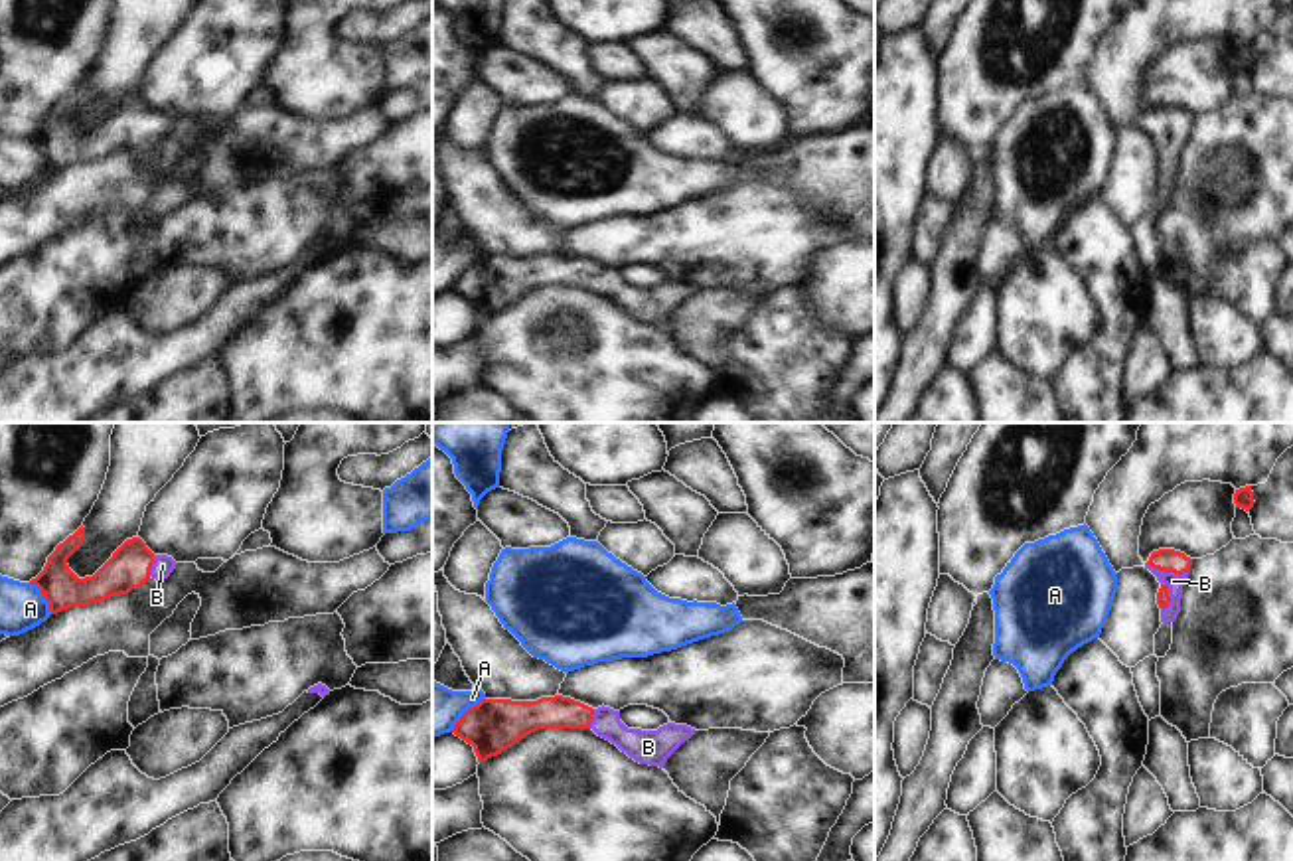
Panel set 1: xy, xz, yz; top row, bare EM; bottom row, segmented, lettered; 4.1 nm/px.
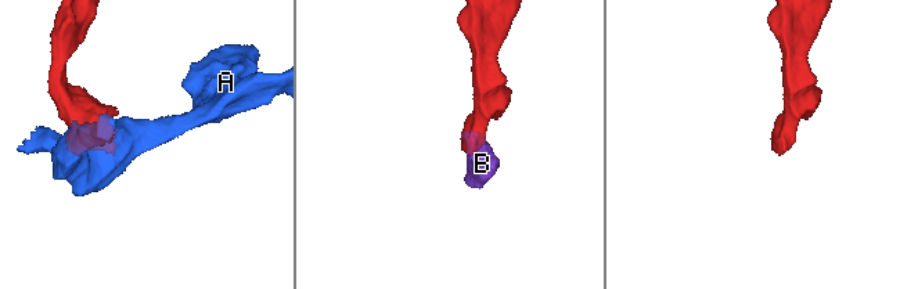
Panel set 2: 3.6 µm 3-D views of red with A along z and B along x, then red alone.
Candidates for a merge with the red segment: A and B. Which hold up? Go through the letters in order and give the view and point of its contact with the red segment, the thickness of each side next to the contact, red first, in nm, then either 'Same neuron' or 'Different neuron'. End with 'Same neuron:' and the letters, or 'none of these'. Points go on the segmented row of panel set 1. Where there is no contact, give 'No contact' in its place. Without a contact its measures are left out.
A: Touches red at xz (464, 713). Thickness 220 nm (red) against 220 nm. Different neuron
B: Touches red at yz (1167, 571). Thickness 100 nm (red) against 70 nm. Same neuron
Same neuron: B

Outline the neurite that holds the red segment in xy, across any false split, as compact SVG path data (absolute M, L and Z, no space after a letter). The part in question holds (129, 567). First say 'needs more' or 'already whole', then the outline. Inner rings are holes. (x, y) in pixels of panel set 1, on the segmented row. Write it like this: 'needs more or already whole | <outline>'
needs more | M81 525L55 547L43 571L30 581L49 602L51 614L128 594L132 588L140 588L150 577L162 583L178 565L168 555L154 555L140 537L132 537L126 539L93 577L79 579L69 569L67 559L83 541L85 527Z

